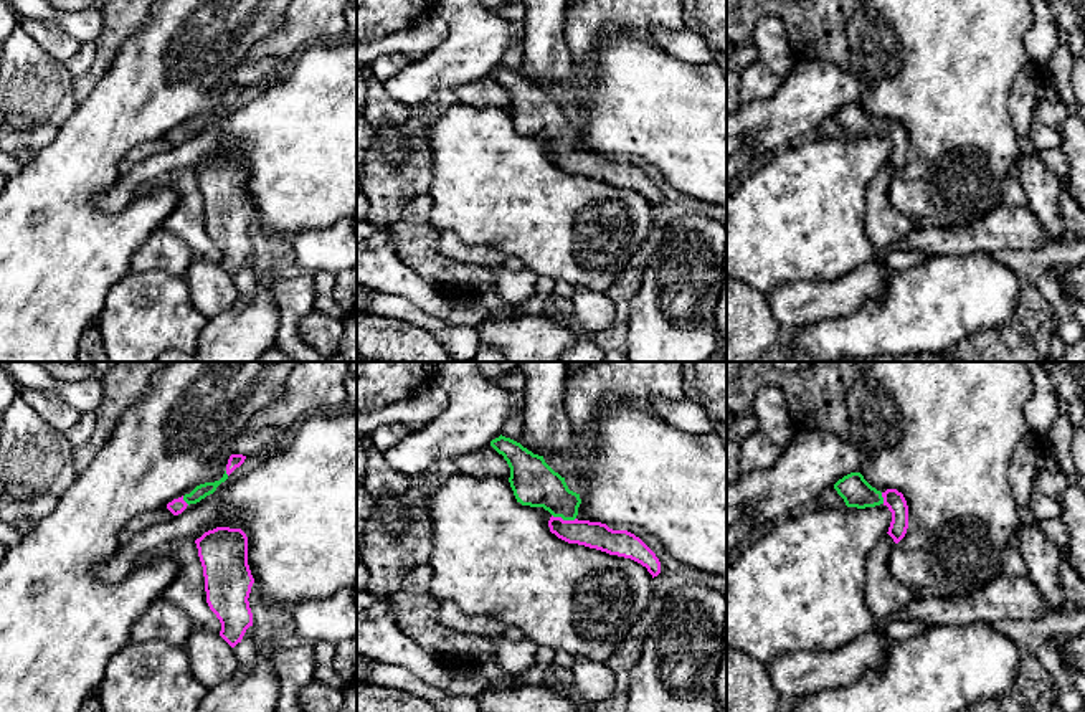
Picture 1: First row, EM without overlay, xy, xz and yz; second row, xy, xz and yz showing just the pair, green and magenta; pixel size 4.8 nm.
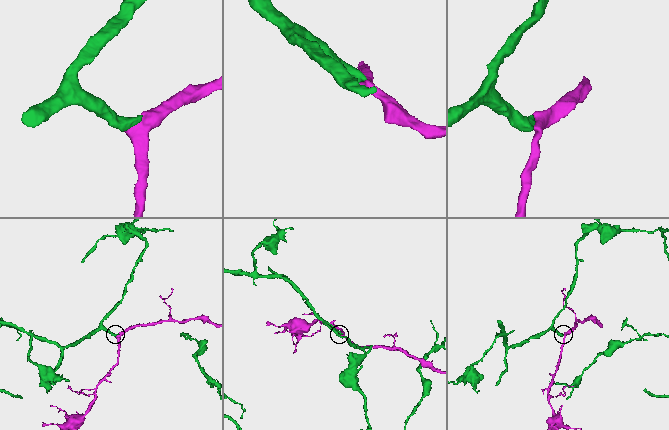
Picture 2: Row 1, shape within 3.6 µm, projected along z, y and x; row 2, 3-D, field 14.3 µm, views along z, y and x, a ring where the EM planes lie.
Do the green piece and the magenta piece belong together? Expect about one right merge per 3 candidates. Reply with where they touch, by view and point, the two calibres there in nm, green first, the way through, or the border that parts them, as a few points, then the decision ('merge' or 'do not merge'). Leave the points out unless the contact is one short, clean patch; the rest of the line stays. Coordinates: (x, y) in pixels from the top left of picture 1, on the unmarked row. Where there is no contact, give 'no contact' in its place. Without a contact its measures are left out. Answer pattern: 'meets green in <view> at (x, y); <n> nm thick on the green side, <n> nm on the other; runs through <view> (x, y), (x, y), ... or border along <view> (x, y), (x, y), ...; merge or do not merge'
meets green in xz at (563, 149); 220 nm thick on the green side, 130 nm on the other; runs through xz (534, 113), (563, 149), (575, 161), (598, 166); merge

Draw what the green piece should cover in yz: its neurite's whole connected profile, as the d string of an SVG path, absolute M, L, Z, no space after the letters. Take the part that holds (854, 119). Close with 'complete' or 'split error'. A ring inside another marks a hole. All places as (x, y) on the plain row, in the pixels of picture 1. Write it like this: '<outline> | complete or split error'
M850 102L834 114L837 124L844 129L847 137L875 137L887 135L892 142L888 165L898 173L908 159L908 135L902 122L887 119L885 122L872 117L860 102Z | split error

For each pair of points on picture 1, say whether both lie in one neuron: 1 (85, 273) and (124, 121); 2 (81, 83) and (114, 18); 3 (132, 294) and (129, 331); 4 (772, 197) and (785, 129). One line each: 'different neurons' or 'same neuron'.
1: same neuron
2: same neuron
3: same neuron
4: different neurons

